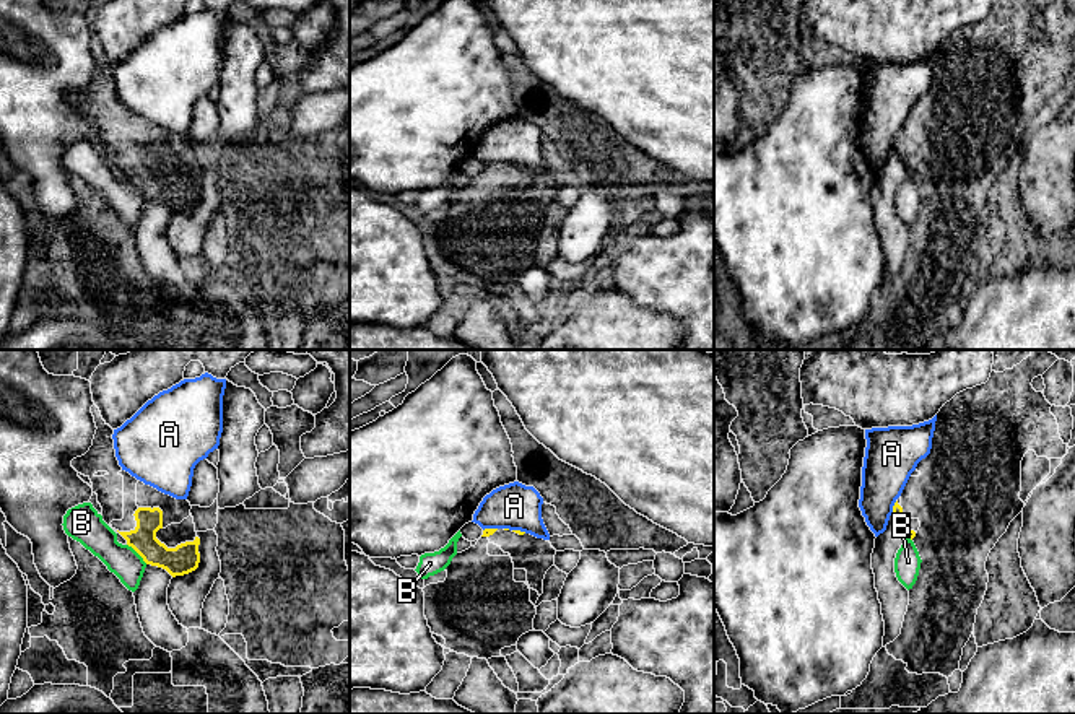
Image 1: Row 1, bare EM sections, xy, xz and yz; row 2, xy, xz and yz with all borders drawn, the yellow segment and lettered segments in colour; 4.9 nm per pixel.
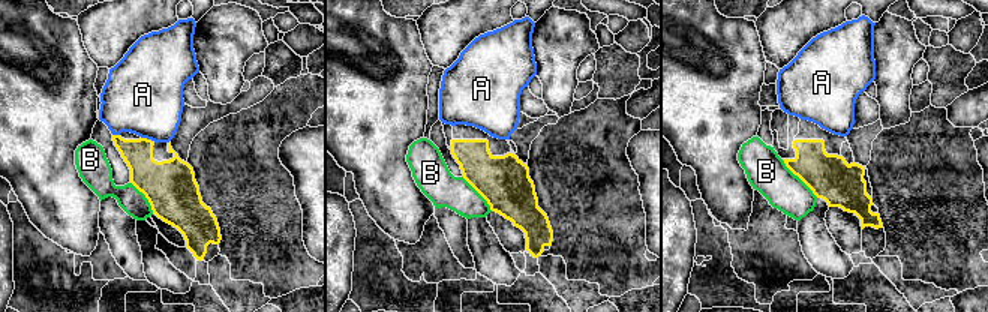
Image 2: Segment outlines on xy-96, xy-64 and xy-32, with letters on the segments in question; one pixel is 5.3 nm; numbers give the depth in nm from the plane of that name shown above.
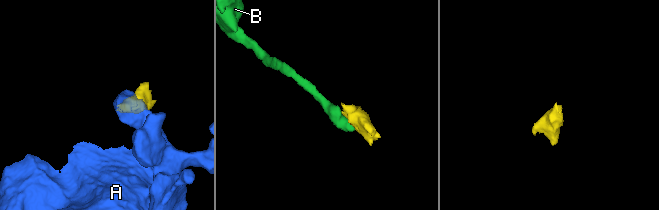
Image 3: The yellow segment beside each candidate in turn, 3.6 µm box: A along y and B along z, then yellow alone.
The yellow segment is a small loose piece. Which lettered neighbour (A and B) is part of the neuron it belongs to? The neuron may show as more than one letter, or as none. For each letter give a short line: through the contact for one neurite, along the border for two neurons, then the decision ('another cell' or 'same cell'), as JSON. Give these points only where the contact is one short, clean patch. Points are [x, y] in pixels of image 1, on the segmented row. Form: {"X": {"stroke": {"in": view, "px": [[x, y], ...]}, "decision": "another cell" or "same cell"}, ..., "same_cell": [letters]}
{"A": {"stroke": {"in": "yz", "px": [[896, 501], [892, 513]]}, "decision": "another cell"}, "B": {"stroke": {"in": "xy", "px": [[127, 544], [147, 563]]}, "decision": "another cell"}, "same_cell": []}

